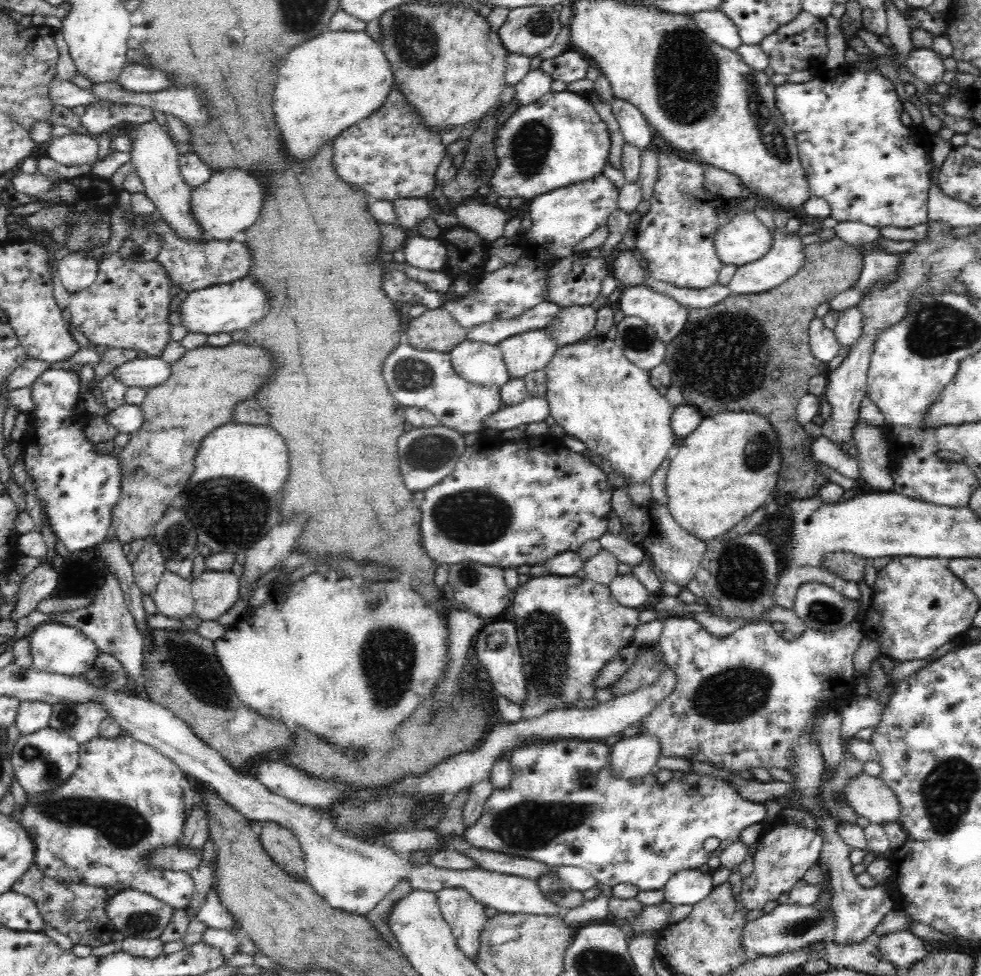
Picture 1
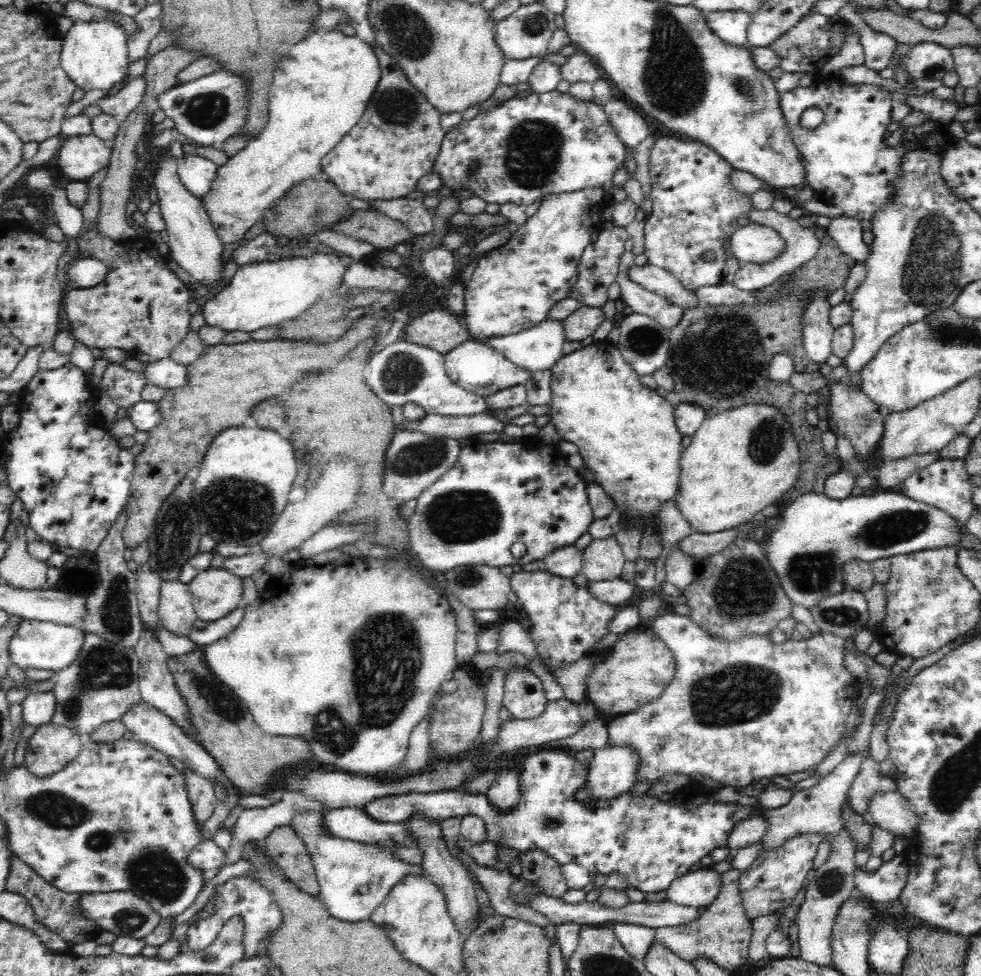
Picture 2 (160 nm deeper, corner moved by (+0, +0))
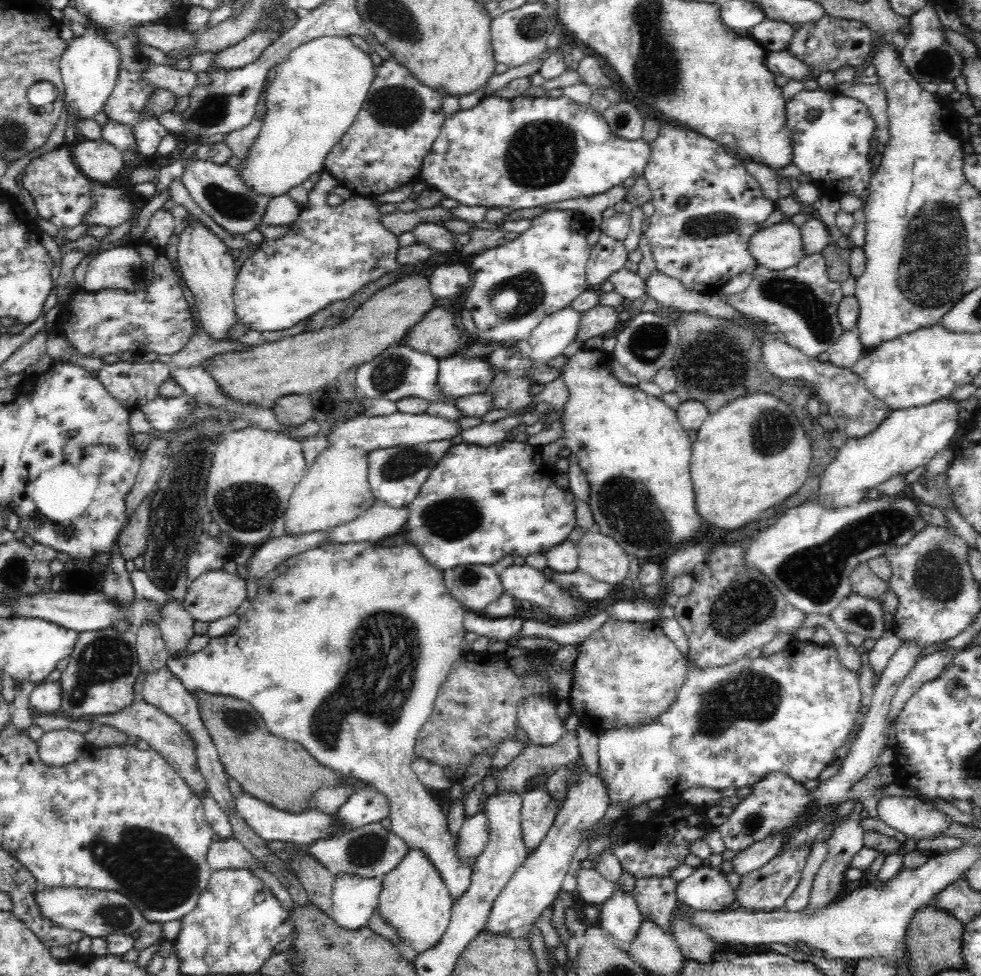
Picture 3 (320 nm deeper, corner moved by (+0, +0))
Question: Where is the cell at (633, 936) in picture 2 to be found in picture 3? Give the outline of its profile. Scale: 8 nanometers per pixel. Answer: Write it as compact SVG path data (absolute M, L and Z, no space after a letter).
M614 882L613 894L598 908L600 927L613 941L627 947L640 926L641 916L632 892L624 891L622 884Z

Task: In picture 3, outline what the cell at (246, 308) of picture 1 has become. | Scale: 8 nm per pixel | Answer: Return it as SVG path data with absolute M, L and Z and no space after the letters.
M322 172L320 174L320 180L316 182L311 190L308 190L308 202L304 204L300 217L296 219L296 222L288 226L286 234L280 238L263 242L260 248L258 248L251 257L247 258L240 270L238 270L236 284L234 285L234 304L239 322L261 333L266 332L266 330L268 330L268 332L284 330L284 328L290 328L298 324L298 322L302 322L304 318L312 316L312 312L318 312L318 310L330 306L330 304L336 302L336 300L352 298L358 290L364 288L366 285L370 284L370 282L380 280L382 276L388 276L388 274L394 272L401 273L402 266L398 265L397 261L397 252L400 248L400 245L398 245L398 236L392 234L382 224L382 214L379 212L379 206L373 201L373 198L353 194L348 200L344 200L340 206L330 206L326 204L326 174Z

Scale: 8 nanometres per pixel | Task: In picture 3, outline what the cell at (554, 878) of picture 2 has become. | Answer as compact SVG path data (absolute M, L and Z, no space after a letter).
M547 789L528 790L521 797L521 833L527 851L532 852L544 840L560 808Z

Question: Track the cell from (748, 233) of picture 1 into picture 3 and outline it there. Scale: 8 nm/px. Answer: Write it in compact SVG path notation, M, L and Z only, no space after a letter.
M791 221L776 223L757 233L749 240L749 251L758 265L769 270L787 270L798 266L805 253L801 228Z

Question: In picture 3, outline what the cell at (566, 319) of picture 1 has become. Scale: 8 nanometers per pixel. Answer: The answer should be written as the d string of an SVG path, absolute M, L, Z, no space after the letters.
M598 305L584 311L575 340L585 341L594 337L606 336L618 324L618 312L612 306Z

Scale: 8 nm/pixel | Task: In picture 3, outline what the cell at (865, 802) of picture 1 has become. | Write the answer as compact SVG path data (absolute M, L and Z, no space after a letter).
M880 797L877 810L878 816L888 826L895 828L898 832L902 832L906 837L915 838L917 840L921 838L933 839L944 836L945 831L954 824L952 818L946 813L938 811L931 803L926 803L924 800L920 800L916 797Z

